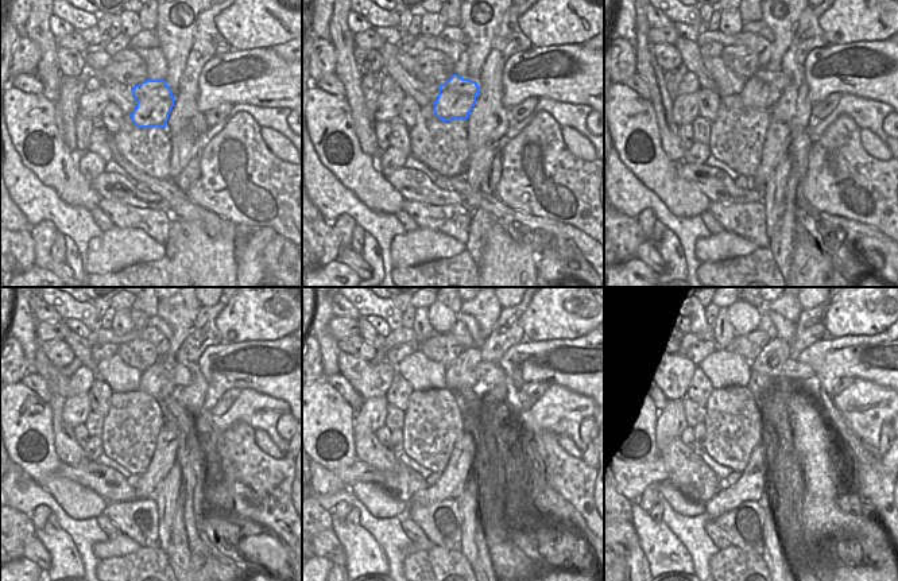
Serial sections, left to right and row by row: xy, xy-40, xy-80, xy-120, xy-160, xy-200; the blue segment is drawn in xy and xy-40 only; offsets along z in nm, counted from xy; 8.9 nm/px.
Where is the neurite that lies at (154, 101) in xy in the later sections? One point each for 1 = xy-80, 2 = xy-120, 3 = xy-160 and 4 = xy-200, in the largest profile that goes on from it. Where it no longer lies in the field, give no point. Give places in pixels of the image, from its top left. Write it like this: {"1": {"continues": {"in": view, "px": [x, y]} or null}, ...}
{"1": {"continues": {"in": "xy-80", "px": [761, 93]}}, "2": {"continues": {"in": "xy-120", "px": [153, 379]}}, "3": {"continues": {"in": "xy-160", "px": [465, 365]}}, "4": {"continues": {"in": "xy-200", "px": [773, 356]}}}

